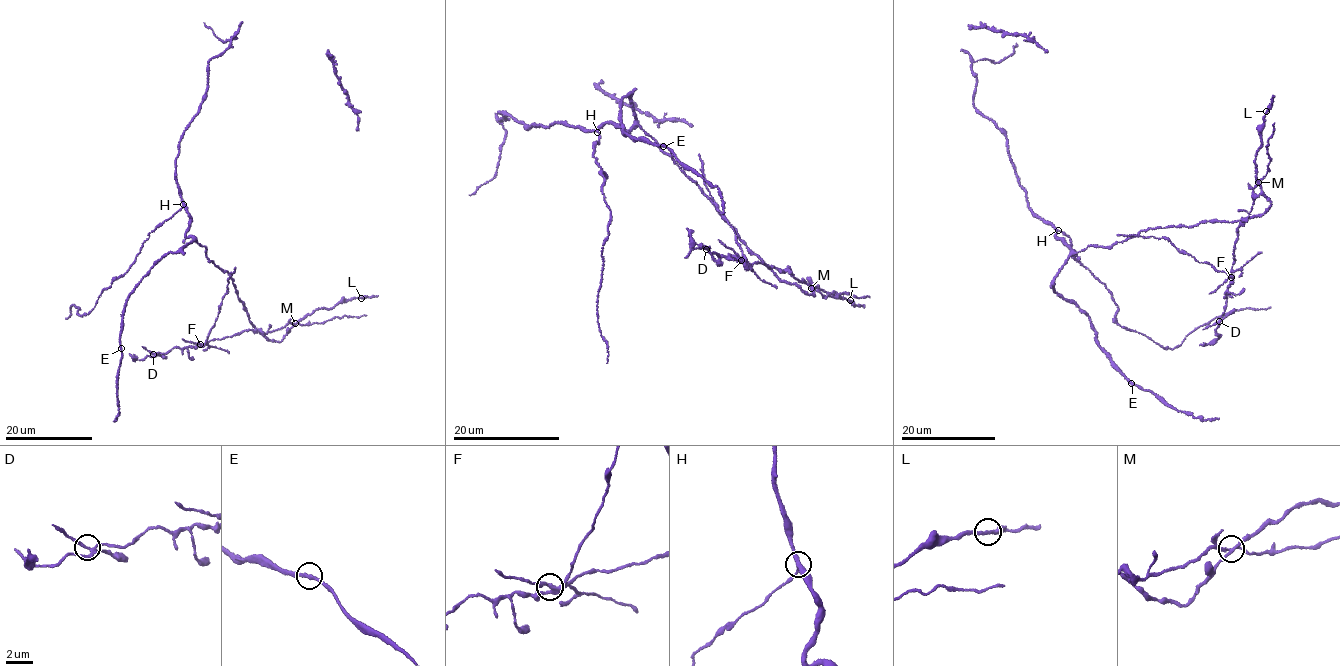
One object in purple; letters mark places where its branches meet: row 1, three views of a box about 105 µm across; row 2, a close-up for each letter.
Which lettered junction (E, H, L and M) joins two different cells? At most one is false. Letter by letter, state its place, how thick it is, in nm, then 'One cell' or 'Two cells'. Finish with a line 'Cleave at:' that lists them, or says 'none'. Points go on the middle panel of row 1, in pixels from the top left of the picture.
E: Place: (663, 146). Thickness 240 nm. One cell
H: Place: (597, 132). Thickness 280 nm. One cell
L: Place: (850, 300). Thickness 240 nm. One cell
M: Place: (811, 288). Thickness 220 nm. Two cells
Cleave at: M

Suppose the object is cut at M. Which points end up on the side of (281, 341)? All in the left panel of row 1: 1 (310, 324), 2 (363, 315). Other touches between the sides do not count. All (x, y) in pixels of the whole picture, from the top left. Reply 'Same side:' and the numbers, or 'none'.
Same side: none

